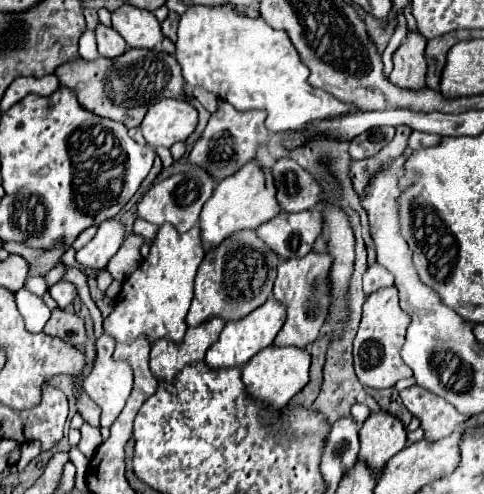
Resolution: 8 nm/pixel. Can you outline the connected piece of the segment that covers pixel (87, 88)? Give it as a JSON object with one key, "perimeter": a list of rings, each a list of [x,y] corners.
{"perimeter":[[[128,48],[116,60],[108,60],[104,56],[98,56],[96,60],[84,60],[78,56],[76,60],[70,60],[68,64],[56,68],[56,76],[60,84],[76,92],[80,104],[86,110],[104,118],[118,120],[126,128],[138,128],[144,114],[148,112],[148,106],[158,100],[190,100],[190,96],[186,94],[184,78],[180,76],[178,60],[172,54],[156,48]]]}

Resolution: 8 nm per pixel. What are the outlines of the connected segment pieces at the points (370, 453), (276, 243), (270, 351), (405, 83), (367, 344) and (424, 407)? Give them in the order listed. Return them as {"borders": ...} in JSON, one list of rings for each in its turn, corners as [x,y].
{"borders":[[[[384,410],[382,412],[372,412],[360,428],[360,444],[362,444],[362,448],[360,448],[358,458],[364,460],[368,464],[368,468],[372,468],[376,472],[376,478],[380,478],[380,472],[384,470],[384,464],[406,446],[406,430],[404,430],[402,422],[398,418],[394,418],[392,414],[384,412]]],[[[316,208],[298,214],[280,212],[262,224],[256,234],[260,234],[260,240],[264,240],[280,260],[288,260],[292,256],[306,256],[312,250],[314,240],[320,236],[320,226],[322,220]]],[[[268,346],[266,350],[258,352],[248,360],[242,368],[242,382],[246,386],[246,394],[252,400],[262,402],[268,410],[280,410],[298,390],[304,388],[308,382],[308,368],[310,368],[310,356],[306,350],[288,346],[288,348],[276,348]]],[[[408,30],[404,42],[392,54],[394,70],[390,74],[390,80],[396,86],[426,88],[424,86],[424,76],[426,76],[424,46],[426,46],[426,38],[420,36],[420,32]]],[[[388,286],[374,292],[364,302],[362,322],[354,338],[354,370],[358,380],[370,388],[390,388],[402,378],[412,378],[412,370],[404,364],[400,350],[408,330],[408,314],[400,308],[398,288]]],[[[418,384],[400,392],[404,406],[420,418],[420,426],[424,428],[426,440],[440,440],[456,430],[456,426],[466,420],[466,416],[458,414],[452,404],[444,398],[420,388]]]]}

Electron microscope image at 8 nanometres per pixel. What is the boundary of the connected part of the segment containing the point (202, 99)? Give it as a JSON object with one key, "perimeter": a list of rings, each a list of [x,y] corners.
{"perimeter":[[[196,88],[192,94],[194,94],[194,98],[196,98],[208,112],[216,112],[216,108],[218,108],[218,98],[216,98],[212,92],[208,92],[208,90],[204,90],[204,88]]]}

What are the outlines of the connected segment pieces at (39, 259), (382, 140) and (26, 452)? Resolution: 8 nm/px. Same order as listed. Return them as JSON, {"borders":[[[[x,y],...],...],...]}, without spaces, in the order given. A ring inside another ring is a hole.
{"borders":[[[[6,242],[4,248],[10,254],[20,254],[30,264],[28,276],[40,276],[40,274],[46,274],[50,268],[54,268],[60,262],[60,256],[64,252],[64,242],[60,242],[60,248],[50,248],[48,252],[40,248],[24,248],[24,244],[16,244],[16,242]]],[[[382,126],[382,128],[362,132],[360,136],[352,138],[352,142],[350,142],[352,160],[364,160],[364,158],[378,154],[392,140],[392,136],[394,136],[392,126]]],[[[29,441],[21,446],[21,458],[17,463],[18,471],[22,471],[29,462],[37,457],[41,452],[41,445],[39,441]]]]}

